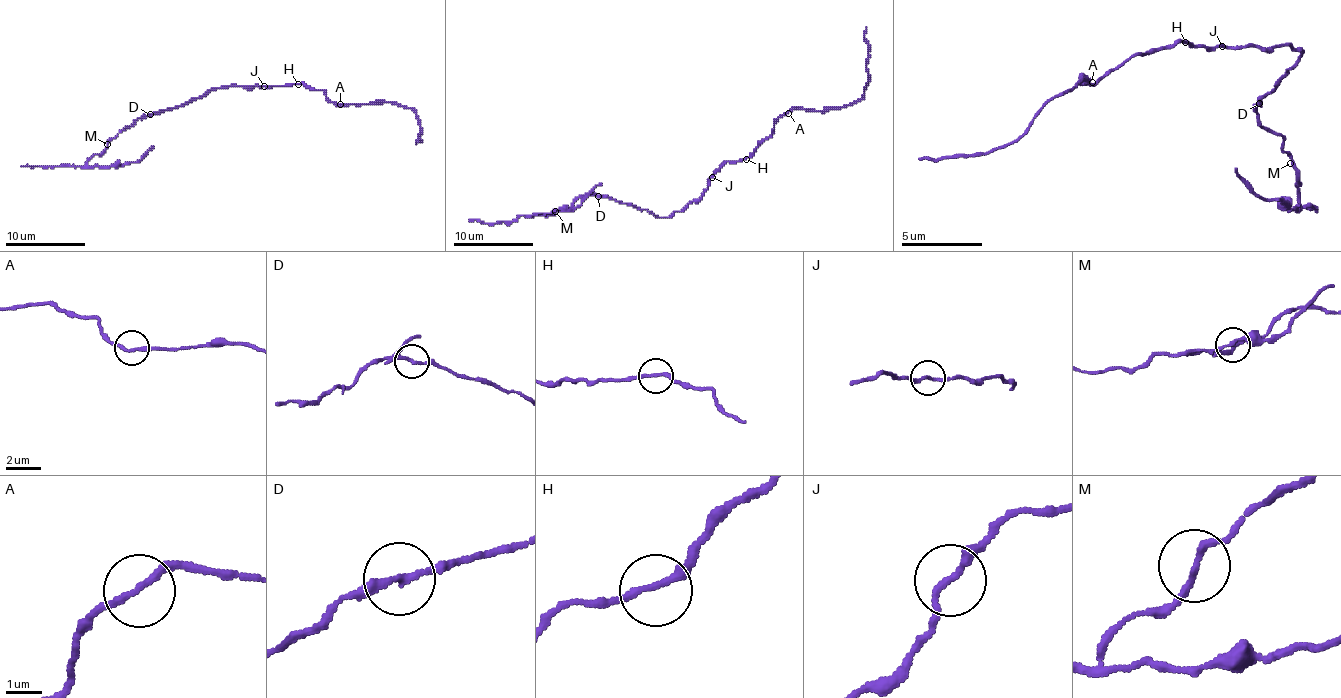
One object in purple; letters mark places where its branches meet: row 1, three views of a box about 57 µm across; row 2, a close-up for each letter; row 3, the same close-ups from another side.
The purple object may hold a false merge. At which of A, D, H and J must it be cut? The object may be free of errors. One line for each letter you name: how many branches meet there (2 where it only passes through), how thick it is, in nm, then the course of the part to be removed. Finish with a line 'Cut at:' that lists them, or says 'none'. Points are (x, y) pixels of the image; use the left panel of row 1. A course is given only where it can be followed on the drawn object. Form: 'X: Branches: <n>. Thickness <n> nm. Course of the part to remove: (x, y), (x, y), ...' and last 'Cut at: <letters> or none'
D: Branches: 2. Thickness 190 nm. Course of the part to remove: (149, 114), (119, 132), (87, 164), (137, 162), (153, 146)
Cut at: D

